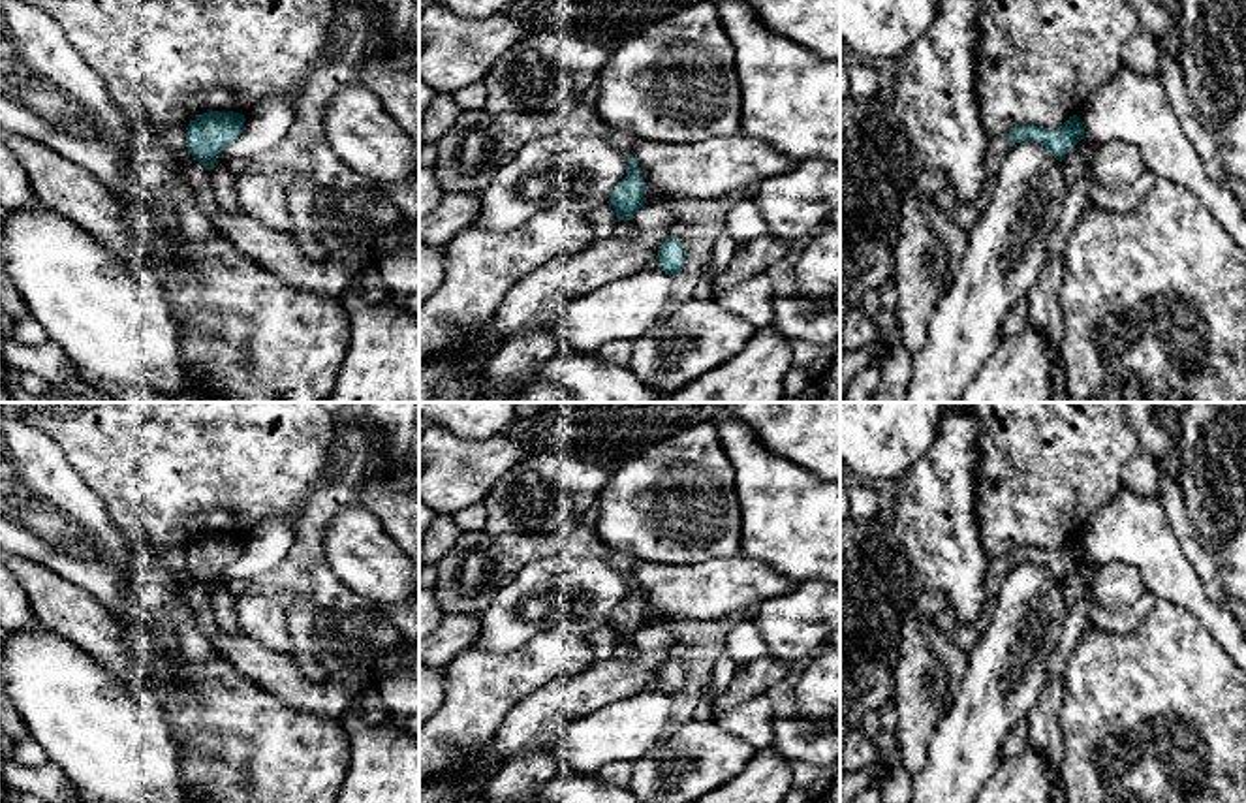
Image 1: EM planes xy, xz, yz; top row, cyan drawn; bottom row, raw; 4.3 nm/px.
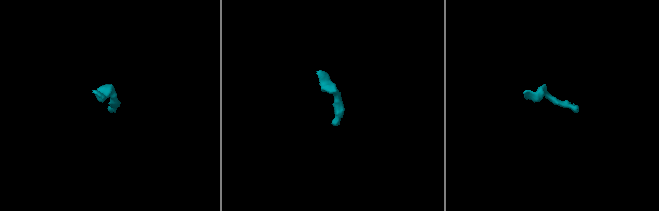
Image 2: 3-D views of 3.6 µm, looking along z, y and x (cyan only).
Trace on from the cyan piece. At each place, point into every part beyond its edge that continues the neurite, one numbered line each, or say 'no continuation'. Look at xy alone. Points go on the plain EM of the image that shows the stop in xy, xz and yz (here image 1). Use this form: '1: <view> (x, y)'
no continuation

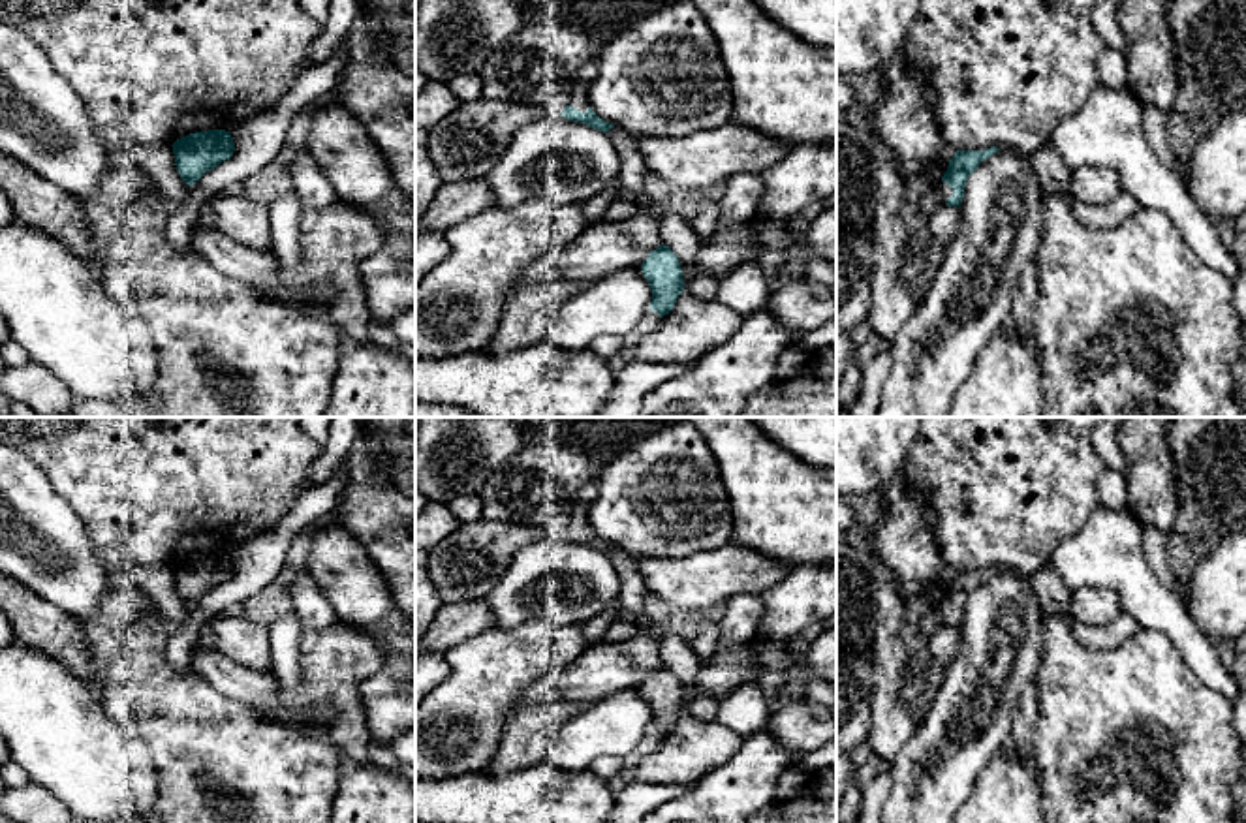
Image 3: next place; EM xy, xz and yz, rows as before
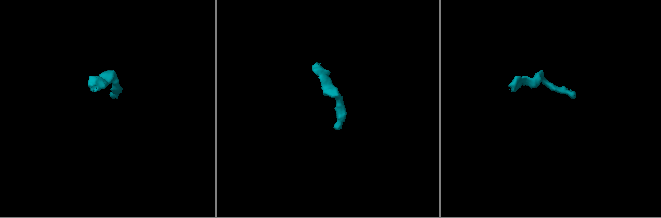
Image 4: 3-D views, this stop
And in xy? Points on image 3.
no continuation

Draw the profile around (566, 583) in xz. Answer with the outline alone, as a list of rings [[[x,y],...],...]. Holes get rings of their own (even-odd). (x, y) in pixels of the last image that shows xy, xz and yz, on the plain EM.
[[[545,536],[515,552],[483,601],[494,628],[507,629],[530,618],[584,624],[618,601],[618,594],[620,577],[609,554]]]

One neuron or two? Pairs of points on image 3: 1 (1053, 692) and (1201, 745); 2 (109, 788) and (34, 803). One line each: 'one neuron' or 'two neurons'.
1: one neuron
2: two neurons

